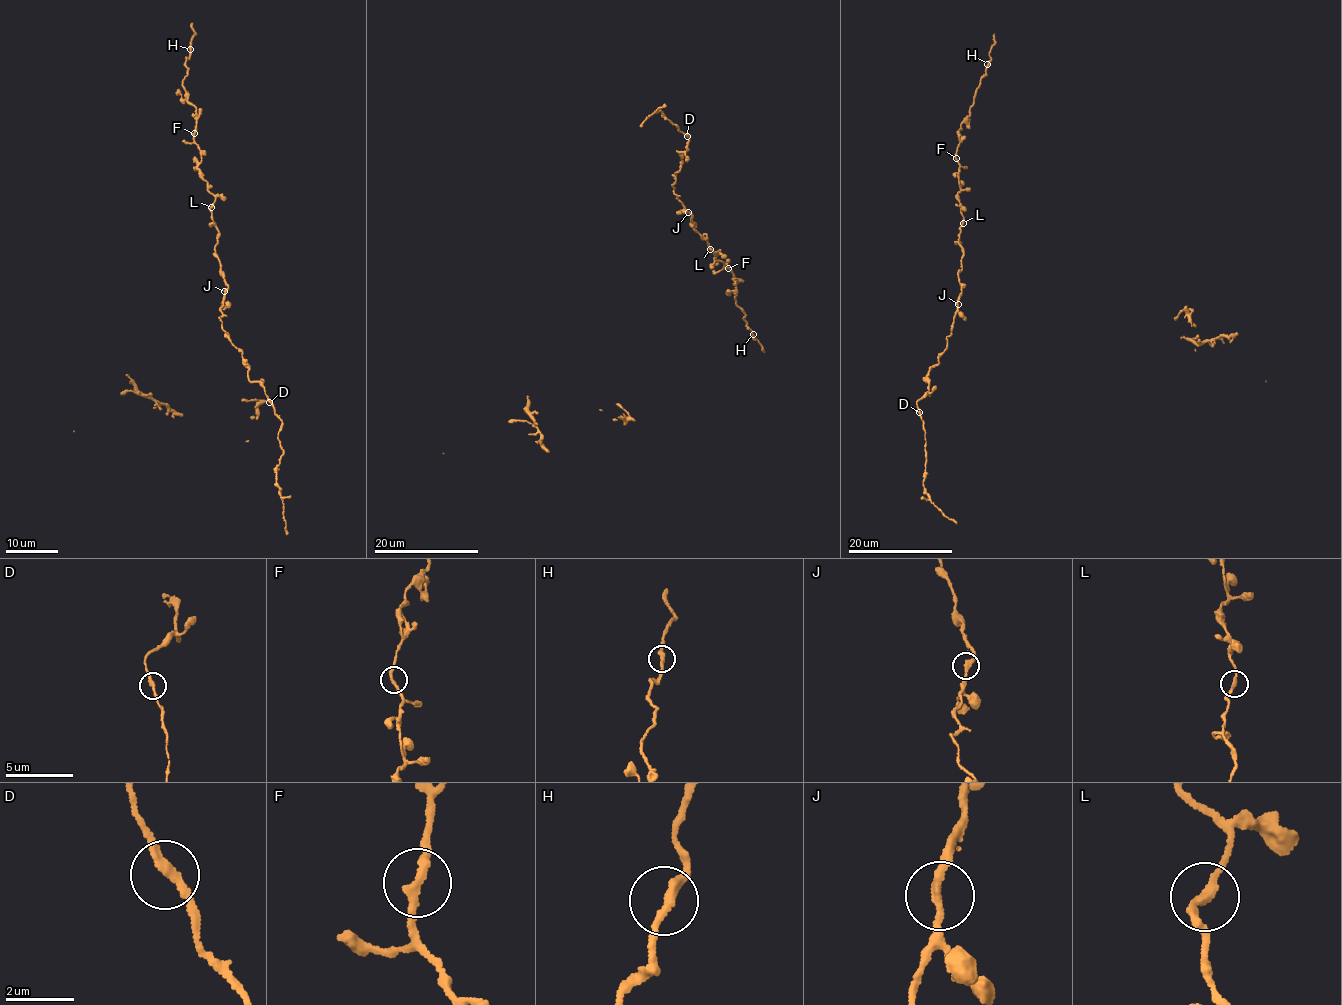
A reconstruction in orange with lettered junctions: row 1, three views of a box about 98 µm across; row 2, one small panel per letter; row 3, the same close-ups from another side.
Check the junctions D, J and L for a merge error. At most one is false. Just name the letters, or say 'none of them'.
none of them

